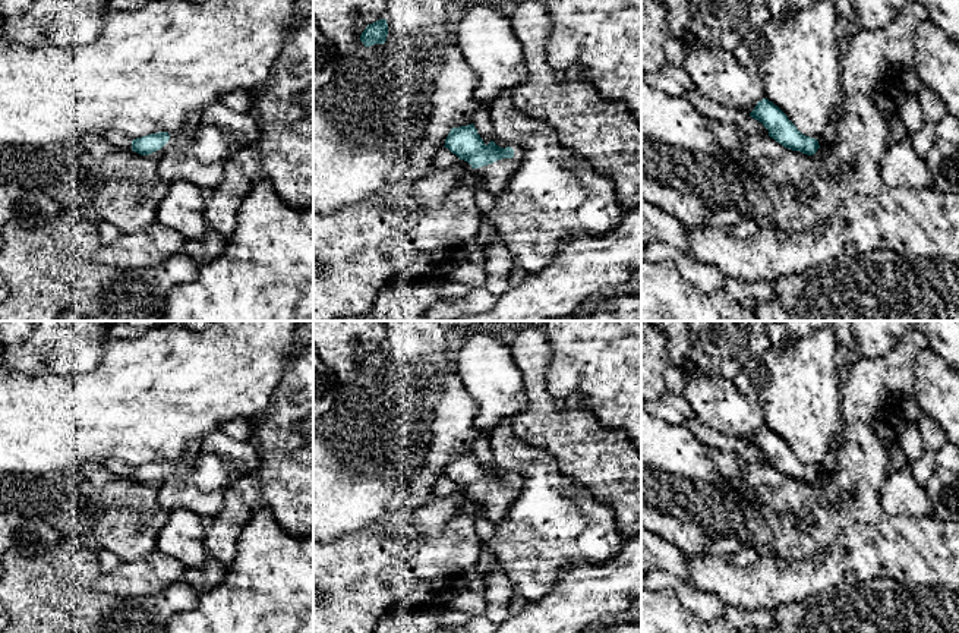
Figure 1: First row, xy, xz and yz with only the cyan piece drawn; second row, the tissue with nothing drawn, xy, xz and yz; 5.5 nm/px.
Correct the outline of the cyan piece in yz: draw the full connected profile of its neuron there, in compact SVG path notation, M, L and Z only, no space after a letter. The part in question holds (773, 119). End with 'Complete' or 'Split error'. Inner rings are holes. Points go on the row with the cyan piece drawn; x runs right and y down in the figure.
M767 98L758 101L750 116L758 120L769 130L769 136L785 148L807 155L814 155L820 148L817 139L802 135L788 116Z. Complete

